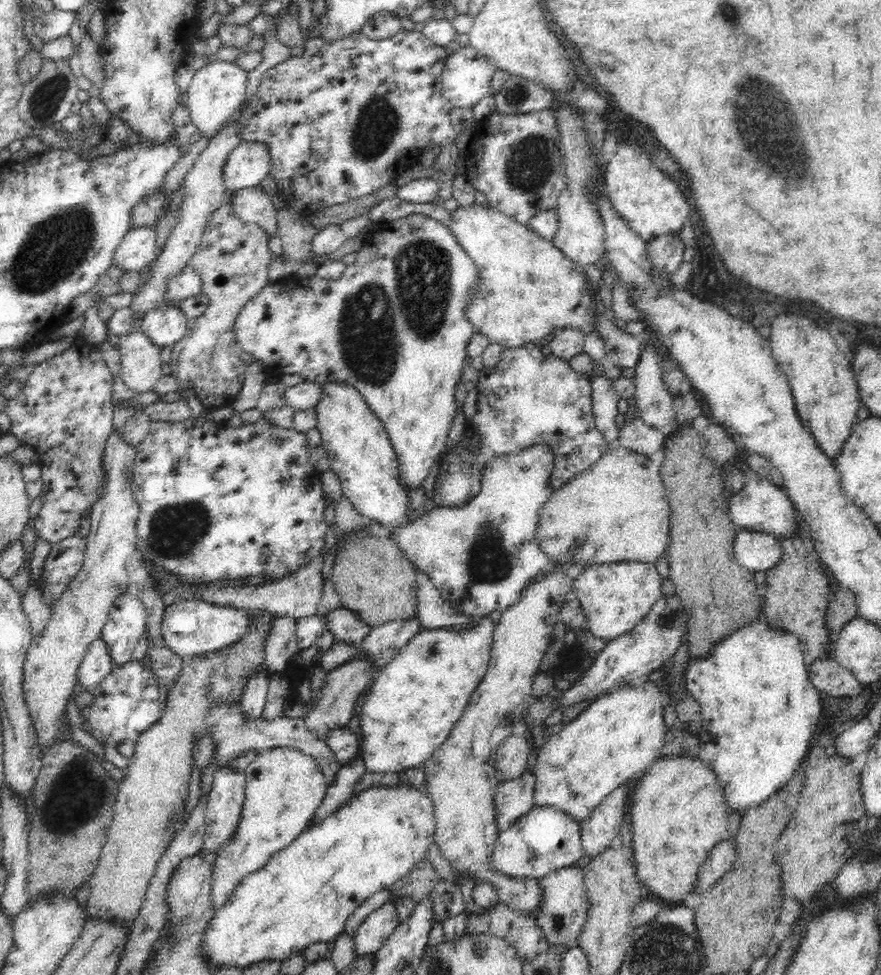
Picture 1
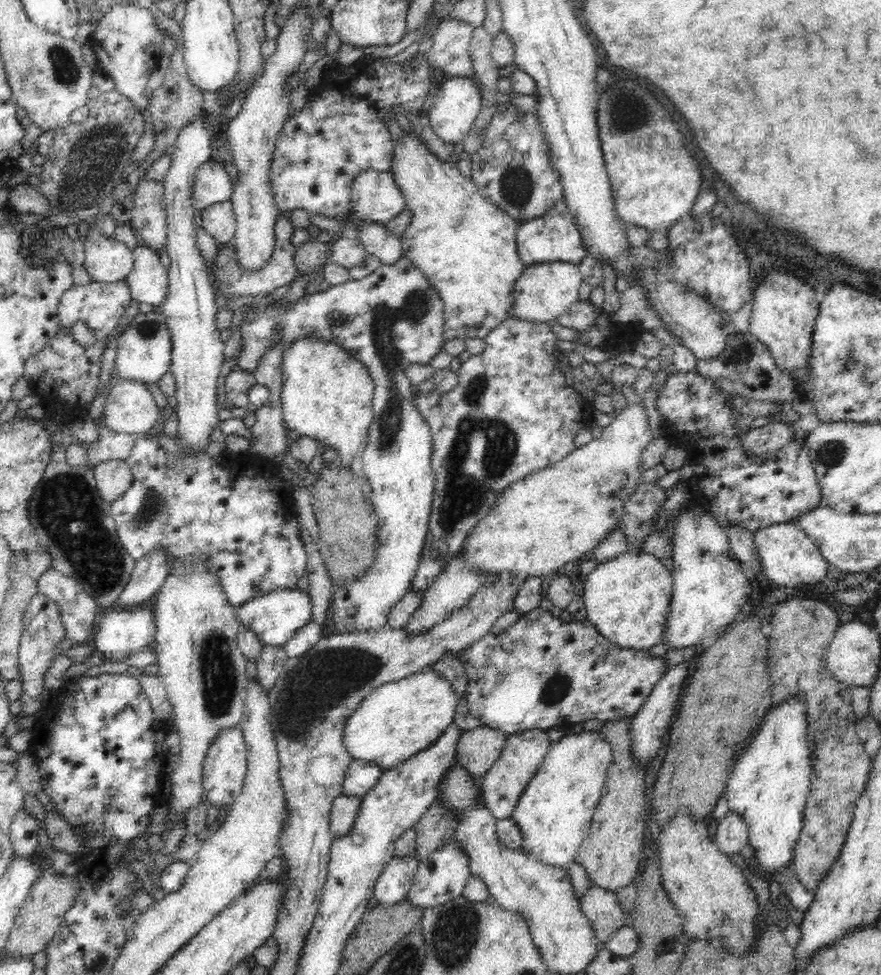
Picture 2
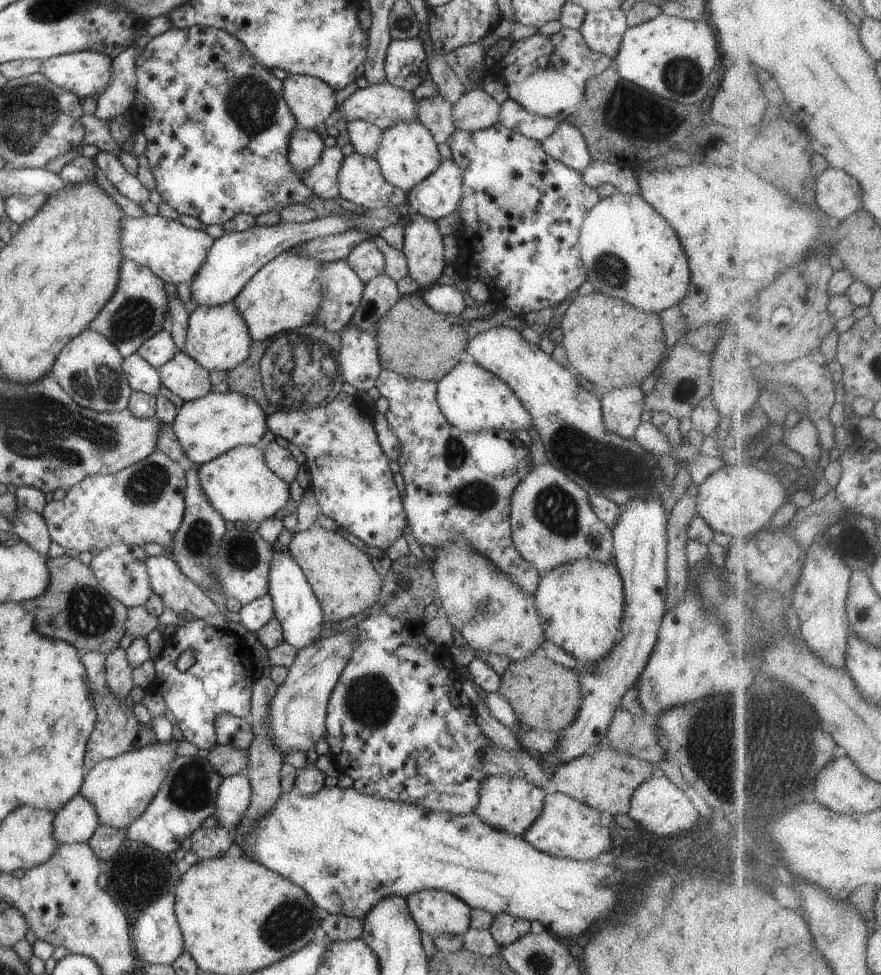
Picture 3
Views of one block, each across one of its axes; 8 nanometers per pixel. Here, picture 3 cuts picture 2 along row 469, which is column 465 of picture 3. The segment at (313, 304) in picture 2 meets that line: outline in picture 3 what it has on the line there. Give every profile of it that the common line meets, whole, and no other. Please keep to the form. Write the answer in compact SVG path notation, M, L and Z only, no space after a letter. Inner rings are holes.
M460 361L444 378L437 382L436 400L448 424L460 432L484 432L486 430L506 430L516 433L532 428L532 417L524 408L512 389L500 378L477 363Z

